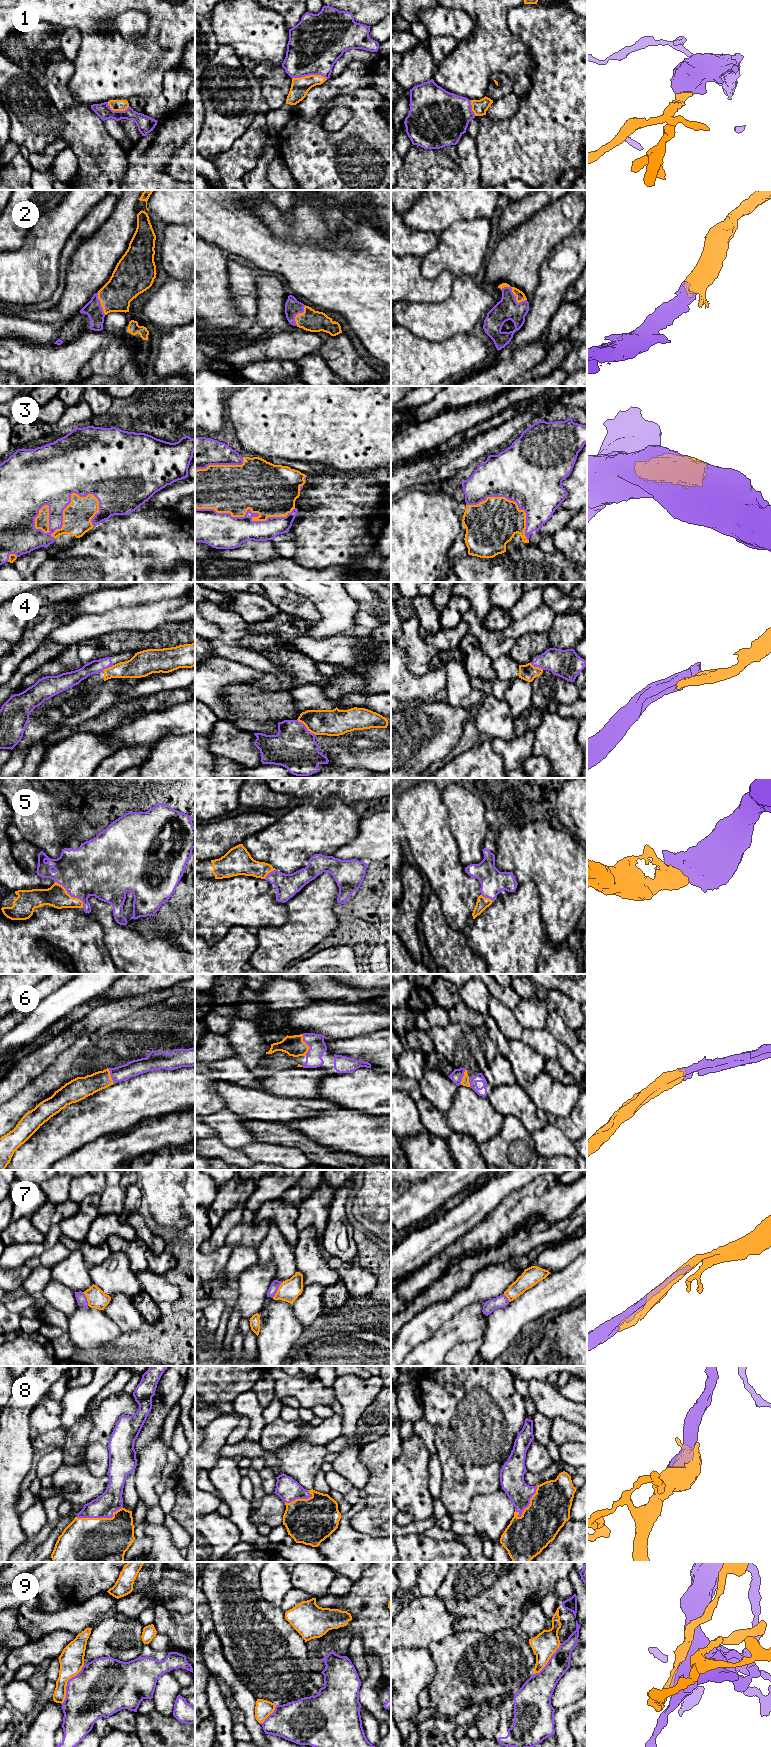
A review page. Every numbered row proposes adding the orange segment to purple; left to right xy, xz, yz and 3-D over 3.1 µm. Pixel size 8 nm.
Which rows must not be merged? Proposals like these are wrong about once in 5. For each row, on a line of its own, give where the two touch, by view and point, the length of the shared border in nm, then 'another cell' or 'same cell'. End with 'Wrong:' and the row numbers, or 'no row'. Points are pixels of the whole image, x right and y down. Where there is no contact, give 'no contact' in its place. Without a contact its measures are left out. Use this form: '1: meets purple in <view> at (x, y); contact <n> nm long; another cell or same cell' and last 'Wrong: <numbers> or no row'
1: meets purple in xz at (309, 74); contact 280 nm long; same cell
2: meets purple in yz at (513, 294); contact 220 nm long; same cell
3: meets purple in xz at (250, 511); contact 800 nm long; same cell
4: meets purple in xz at (306, 728); contact 200 nm long; another cell
5: meets purple in xy at (71, 896); contact 320 nm long; same cell
6: meets purple in xz at (307, 1044); contact 180 nm long; same cell
7: meets purple in xz at (277, 1289); contact 150 nm long; same cell
8: meets purple in xy at (100, 1517); contact 380 nm long; same cell
9: meets purple in xy at (67, 1683); contact 360 nm long; same cell
Wrong: 4

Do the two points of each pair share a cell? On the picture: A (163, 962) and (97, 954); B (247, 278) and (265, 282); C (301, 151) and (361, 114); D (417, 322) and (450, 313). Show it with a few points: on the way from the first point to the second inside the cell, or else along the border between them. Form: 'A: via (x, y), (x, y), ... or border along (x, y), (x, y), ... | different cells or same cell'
A: border along (104, 933), (104, 944), (114, 963) | different cells
B: border along (256, 273), (255, 288), (258, 303) | different cells
C: via (317, 151), (327, 151), (349, 130) | same cell
D: via (425, 321), (442, 320) | same cell

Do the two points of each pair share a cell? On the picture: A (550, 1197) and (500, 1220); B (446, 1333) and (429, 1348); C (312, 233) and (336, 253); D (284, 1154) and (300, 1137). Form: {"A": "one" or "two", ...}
{"A": "one", "B": "one", "C": "two", "D": "two"}

